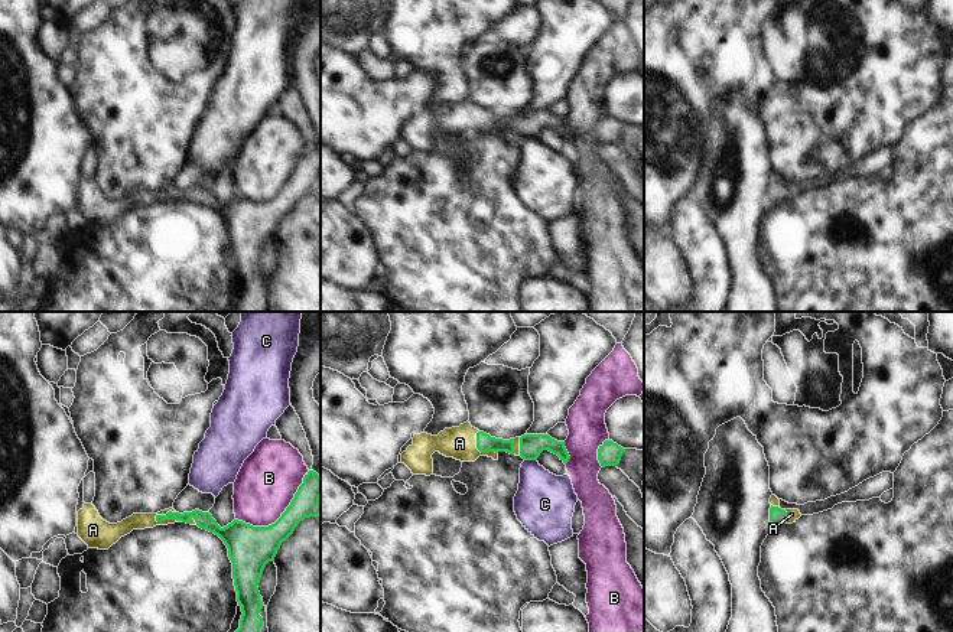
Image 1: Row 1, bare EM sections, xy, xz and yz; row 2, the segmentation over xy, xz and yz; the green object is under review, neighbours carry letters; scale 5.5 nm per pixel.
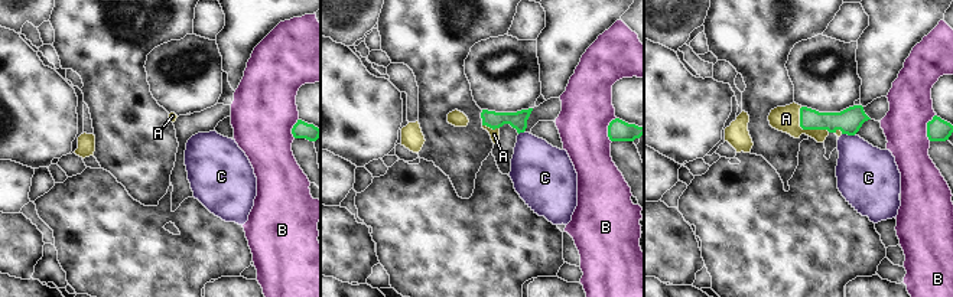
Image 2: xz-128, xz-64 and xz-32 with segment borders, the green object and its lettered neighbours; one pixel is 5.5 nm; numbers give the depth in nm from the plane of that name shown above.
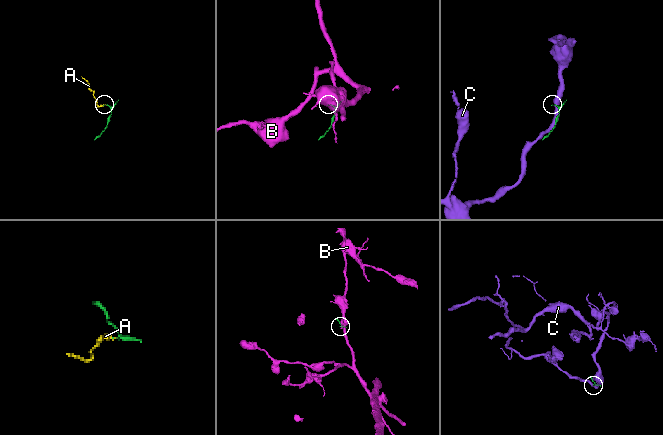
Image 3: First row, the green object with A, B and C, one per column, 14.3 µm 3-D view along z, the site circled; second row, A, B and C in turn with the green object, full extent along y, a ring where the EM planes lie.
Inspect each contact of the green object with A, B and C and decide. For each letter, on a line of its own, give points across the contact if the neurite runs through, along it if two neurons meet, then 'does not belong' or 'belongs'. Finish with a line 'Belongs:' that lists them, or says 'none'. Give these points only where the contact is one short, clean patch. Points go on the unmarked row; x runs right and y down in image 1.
A: across xy (204, 196), (197, 194), (168, 195), (160, 198), (137, 198) | belongs
B: does not belong
C: does not belong
Belongs: A

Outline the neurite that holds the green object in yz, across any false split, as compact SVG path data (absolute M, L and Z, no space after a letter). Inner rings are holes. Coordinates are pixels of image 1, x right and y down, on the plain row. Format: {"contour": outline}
{"contour": "M771 172L770 180L770 199L774 203L780 203L783 201L793 201L801 193L798 186L781 186L780 176L775 172Z"}

